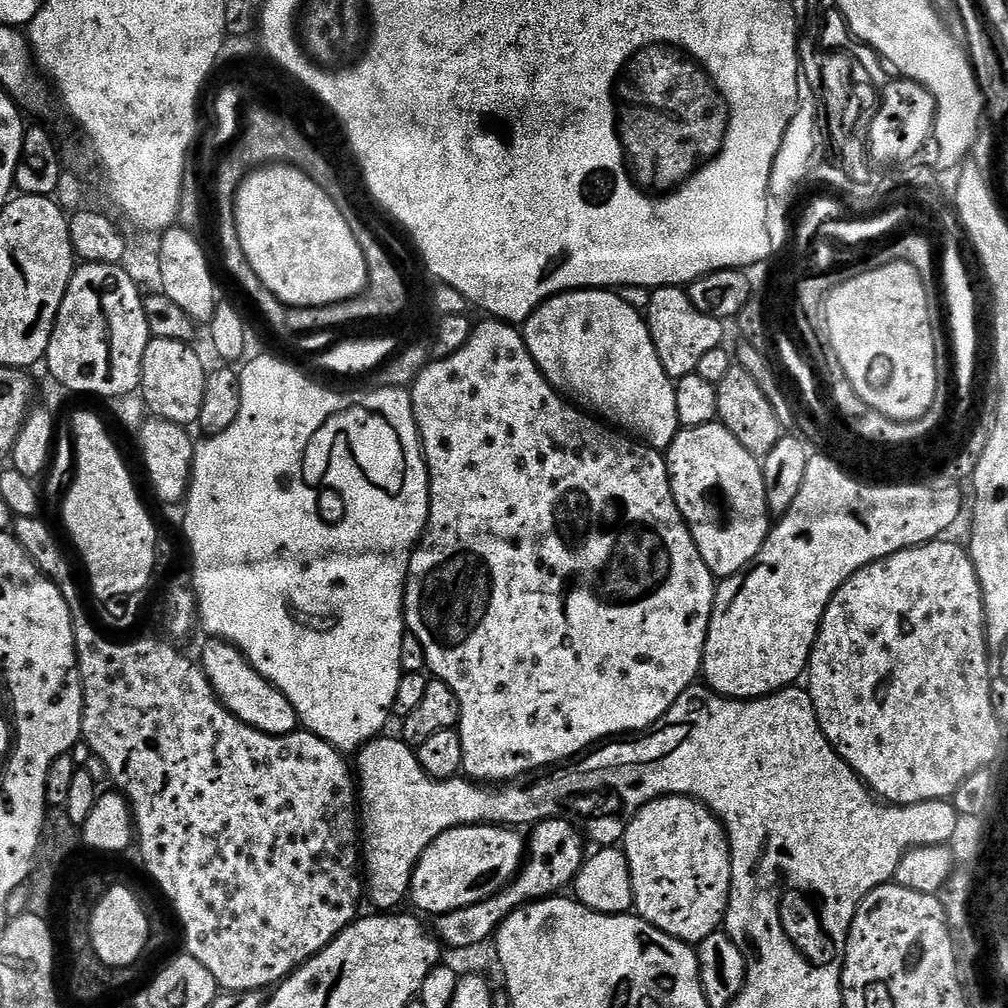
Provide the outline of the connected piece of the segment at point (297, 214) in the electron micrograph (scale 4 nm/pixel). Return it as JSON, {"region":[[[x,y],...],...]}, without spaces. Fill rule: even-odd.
{"region":[[[269,164],[258,168],[248,175],[238,190],[234,201],[236,205],[236,229],[240,245],[244,251],[244,259],[248,261],[250,266],[254,266],[254,274],[258,274],[260,281],[276,295],[281,305],[294,308],[325,308],[328,304],[340,304],[344,300],[355,300],[369,287],[368,267],[362,246],[358,246],[358,238],[354,238],[354,230],[350,230],[350,226],[346,222],[345,209],[339,208],[332,200],[335,200],[333,193],[322,190],[322,186],[315,184],[301,168],[294,168],[291,164]]]}

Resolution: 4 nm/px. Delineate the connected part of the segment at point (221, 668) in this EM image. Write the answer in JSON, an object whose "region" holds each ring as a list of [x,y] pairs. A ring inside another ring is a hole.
{"region":[[[215,638],[207,642],[209,644],[205,646],[204,653],[198,656],[198,663],[216,692],[216,697],[224,703],[226,710],[230,710],[230,714],[234,714],[234,718],[271,736],[287,736],[297,731],[298,717],[286,694],[279,692],[270,681],[264,680],[262,674],[254,670],[252,663],[233,644]]]}

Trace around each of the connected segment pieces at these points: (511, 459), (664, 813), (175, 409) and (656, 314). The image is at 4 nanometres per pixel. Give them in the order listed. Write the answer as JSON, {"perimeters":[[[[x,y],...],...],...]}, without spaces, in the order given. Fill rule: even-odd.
{"perimeters":[[[[484,318],[472,330],[472,336],[453,356],[436,358],[429,362],[410,385],[412,409],[416,419],[416,428],[420,431],[420,446],[424,450],[424,461],[428,467],[428,524],[424,527],[424,535],[410,558],[408,581],[404,583],[404,623],[407,631],[422,642],[426,650],[427,671],[435,679],[446,682],[454,694],[458,694],[460,703],[460,722],[458,731],[462,738],[462,754],[464,755],[463,775],[473,782],[507,782],[541,770],[551,769],[561,762],[571,761],[581,754],[587,753],[593,746],[619,737],[621,734],[640,734],[651,729],[652,725],[668,713],[670,706],[687,688],[697,683],[704,663],[704,643],[712,617],[712,607],[716,597],[717,577],[702,562],[702,554],[698,554],[698,546],[688,529],[688,523],[682,518],[678,506],[674,502],[672,483],[668,477],[668,462],[663,451],[649,448],[647,444],[620,430],[613,430],[607,423],[601,422],[595,415],[581,410],[575,403],[561,396],[545,376],[544,371],[534,362],[528,353],[521,329],[505,321],[495,318]]],[[[663,796],[657,800],[652,800],[646,806],[639,808],[631,819],[627,821],[622,837],[622,851],[630,866],[634,912],[640,919],[648,924],[653,924],[658,930],[670,934],[675,940],[683,940],[689,946],[699,946],[705,938],[710,934],[714,934],[725,923],[728,910],[728,895],[732,889],[732,851],[728,845],[728,833],[724,831],[723,824],[716,819],[715,812],[711,812],[705,804],[692,799],[691,796]]],[[[170,338],[149,339],[146,354],[142,354],[142,378],[139,393],[155,419],[192,426],[202,414],[202,398],[206,394],[209,369],[204,368],[192,344],[174,342]]],[[[680,286],[653,288],[646,319],[650,338],[654,338],[654,350],[658,350],[658,358],[662,362],[662,370],[666,370],[673,382],[693,375],[705,354],[725,343],[725,321],[702,314],[702,310],[690,302],[687,291]]]]}

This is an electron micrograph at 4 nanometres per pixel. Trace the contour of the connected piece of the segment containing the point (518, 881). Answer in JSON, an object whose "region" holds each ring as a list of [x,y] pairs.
{"region":[[[566,819],[541,820],[531,832],[532,837],[529,835],[526,840],[524,863],[520,865],[516,879],[508,887],[501,888],[488,900],[435,917],[434,932],[441,945],[449,944],[452,948],[476,948],[487,940],[489,943],[495,937],[496,929],[516,909],[523,908],[534,900],[546,900],[563,893],[565,891],[563,888],[567,884],[569,887],[575,881],[586,859],[586,851],[584,852],[586,840],[581,829]]]}

